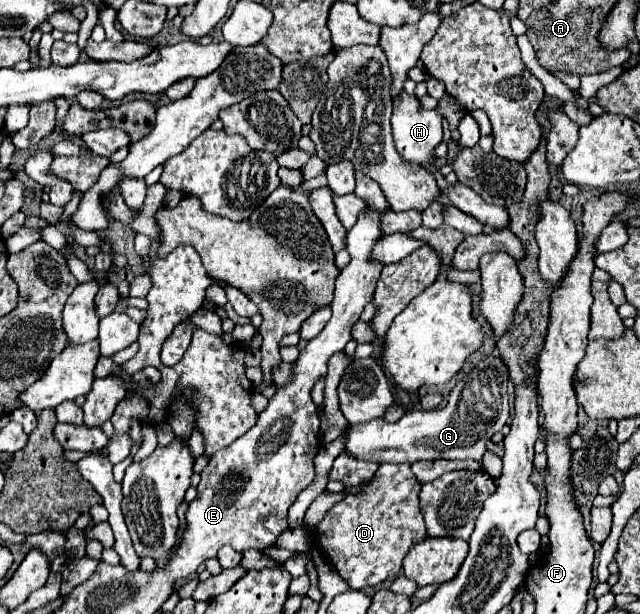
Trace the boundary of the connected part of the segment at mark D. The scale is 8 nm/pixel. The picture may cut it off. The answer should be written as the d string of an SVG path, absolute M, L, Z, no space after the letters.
M381 464L367 488L359 494L345 494L315 526L319 546L335 570L349 582L351 590L397 578L411 546L427 538L419 510L419 490L421 484L411 472L411 464Z

